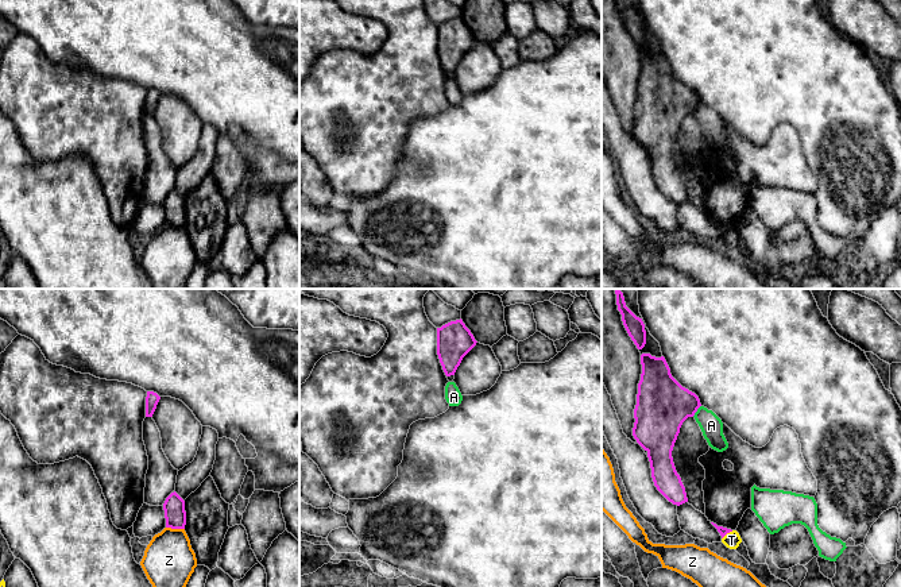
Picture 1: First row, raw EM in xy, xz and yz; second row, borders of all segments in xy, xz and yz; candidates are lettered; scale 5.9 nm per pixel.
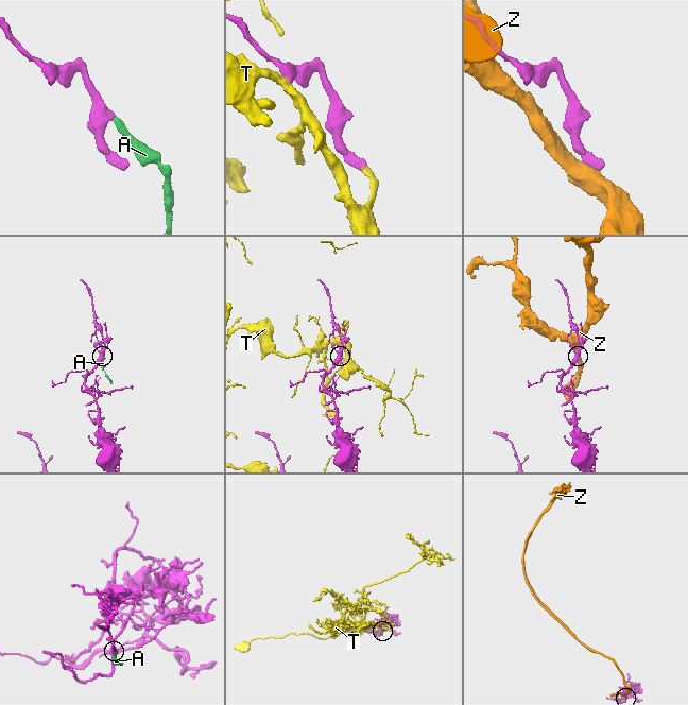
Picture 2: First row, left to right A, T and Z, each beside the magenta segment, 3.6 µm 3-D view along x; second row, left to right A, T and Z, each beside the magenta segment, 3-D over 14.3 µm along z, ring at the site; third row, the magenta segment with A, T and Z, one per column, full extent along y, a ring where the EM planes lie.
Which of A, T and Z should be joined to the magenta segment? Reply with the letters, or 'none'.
none

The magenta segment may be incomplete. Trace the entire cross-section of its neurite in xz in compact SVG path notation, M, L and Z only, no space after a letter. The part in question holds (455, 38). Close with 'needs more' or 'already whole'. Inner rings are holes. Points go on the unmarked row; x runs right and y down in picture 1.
M461 16L437 26L437 53L446 74L455 73L463 55L476 40Z | already whole

